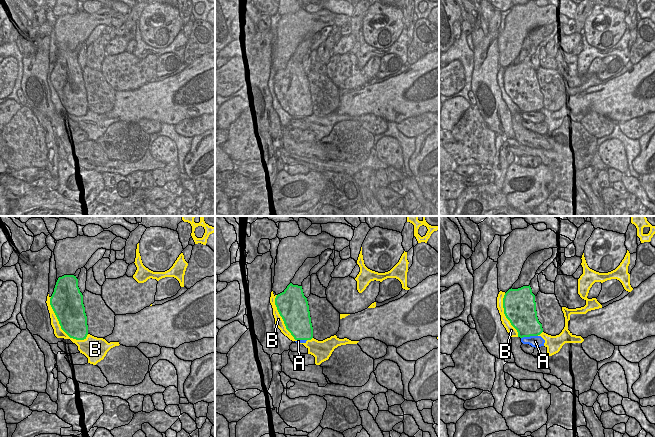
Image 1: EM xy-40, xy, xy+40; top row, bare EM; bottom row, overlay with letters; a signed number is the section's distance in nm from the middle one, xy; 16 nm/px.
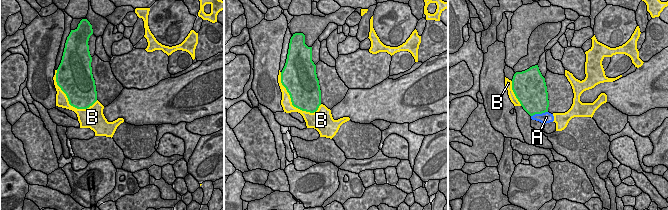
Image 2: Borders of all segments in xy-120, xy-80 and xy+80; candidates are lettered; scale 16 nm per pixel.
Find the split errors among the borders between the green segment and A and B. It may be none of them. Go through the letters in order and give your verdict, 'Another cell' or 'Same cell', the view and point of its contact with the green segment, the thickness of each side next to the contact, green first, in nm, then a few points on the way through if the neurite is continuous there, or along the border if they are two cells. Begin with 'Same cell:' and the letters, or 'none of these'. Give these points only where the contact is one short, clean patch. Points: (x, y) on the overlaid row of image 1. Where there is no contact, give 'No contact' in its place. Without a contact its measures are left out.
Same cell: none of these
A: Another cell. Touches green at xy+40 (529, 336). Thickness 400 nm (green) against 190 nm. Boundary: xy+40 (537, 335), (521, 338)
B: Another cell. Touches green at xy-40 (60, 325). Thickness 460 nm (green) against 160 nm

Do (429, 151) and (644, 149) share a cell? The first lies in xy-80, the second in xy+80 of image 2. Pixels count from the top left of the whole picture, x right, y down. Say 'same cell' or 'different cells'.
different cells

